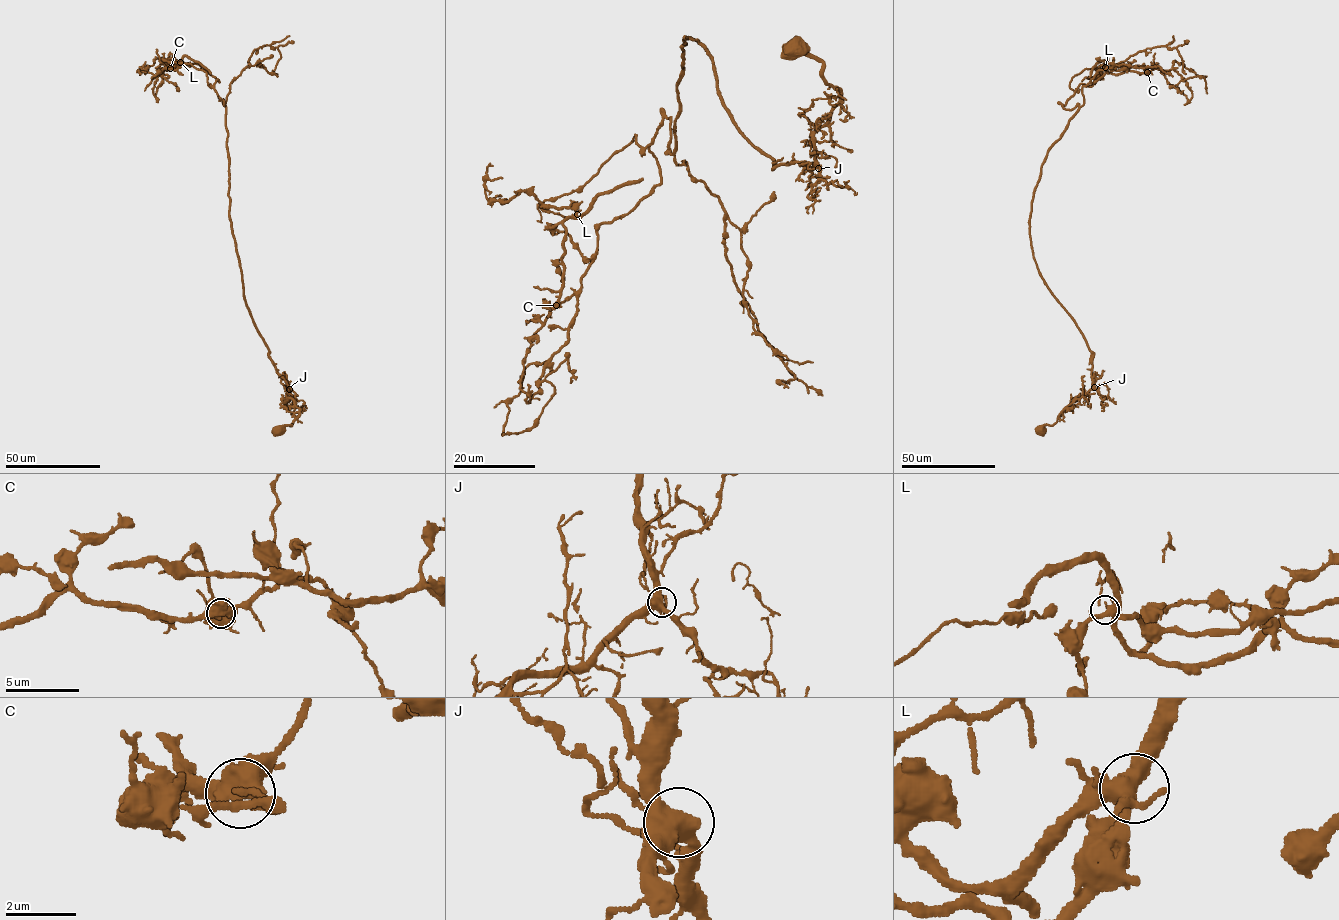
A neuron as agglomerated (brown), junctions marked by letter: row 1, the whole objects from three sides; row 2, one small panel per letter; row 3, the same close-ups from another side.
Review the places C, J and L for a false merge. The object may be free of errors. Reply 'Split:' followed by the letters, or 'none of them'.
Split: C

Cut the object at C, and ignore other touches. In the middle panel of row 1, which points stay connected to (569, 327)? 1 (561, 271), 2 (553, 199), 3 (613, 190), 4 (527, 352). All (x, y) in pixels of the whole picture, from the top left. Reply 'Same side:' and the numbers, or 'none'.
Same side: 2

